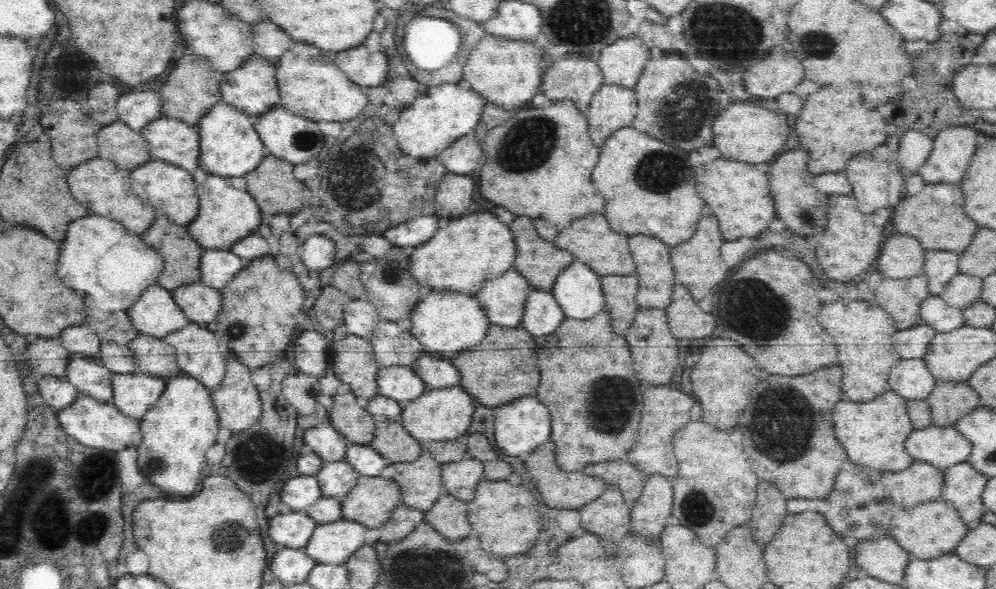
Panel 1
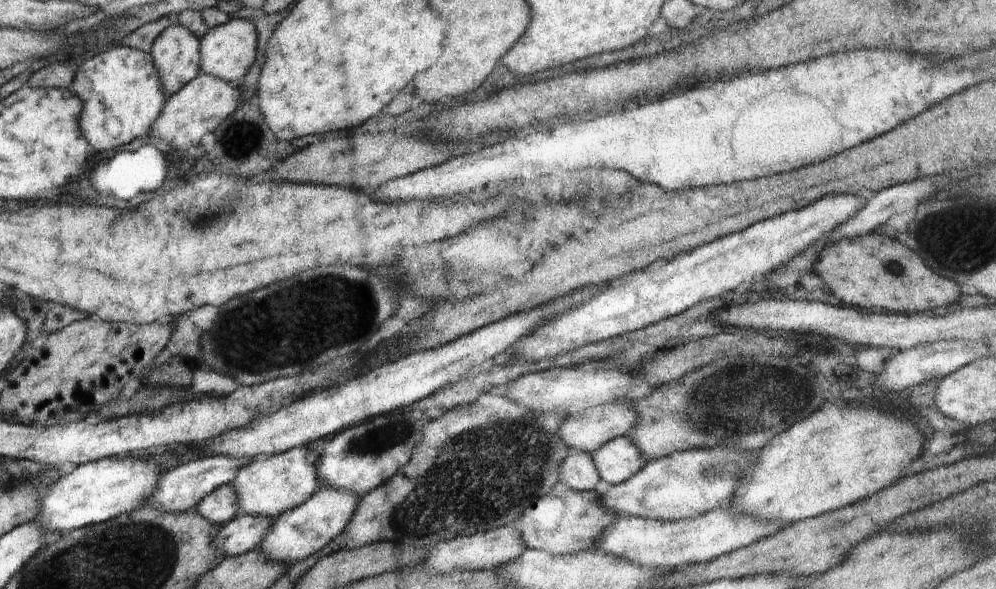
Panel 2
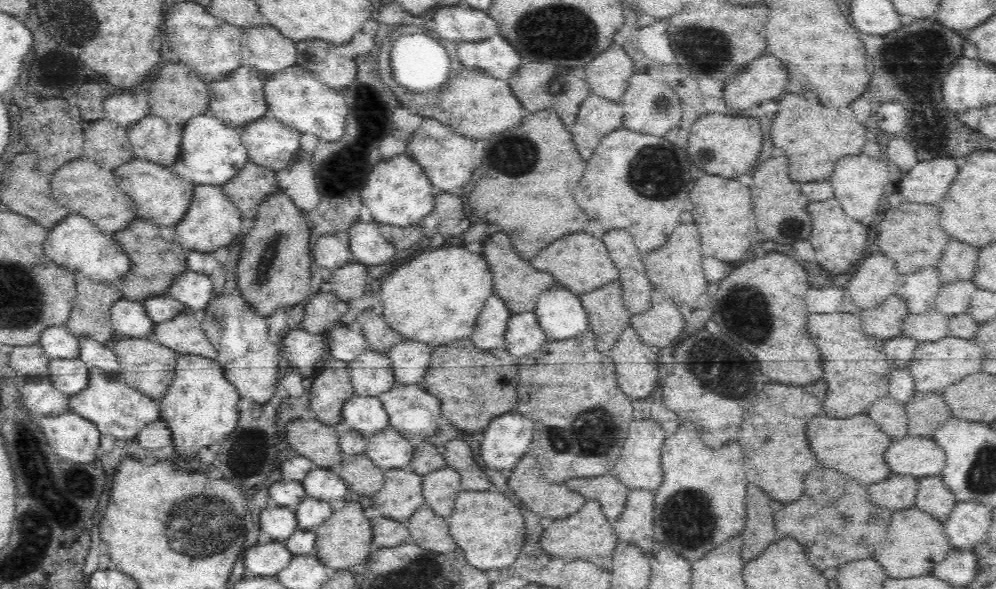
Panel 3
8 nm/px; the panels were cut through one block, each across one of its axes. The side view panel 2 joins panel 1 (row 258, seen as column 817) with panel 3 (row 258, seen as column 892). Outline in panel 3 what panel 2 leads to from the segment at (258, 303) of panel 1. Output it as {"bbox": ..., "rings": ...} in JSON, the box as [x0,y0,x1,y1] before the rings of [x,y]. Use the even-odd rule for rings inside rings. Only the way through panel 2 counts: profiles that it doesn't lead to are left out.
{"bbox":[237,191,312,317],"rings":[[[284,191],[269,194],[257,207],[253,227],[246,231],[237,263],[237,286],[242,297],[252,305],[256,313],[269,317],[278,308],[292,308],[310,298],[310,264],[312,264],[310,240],[311,228],[306,223],[307,214],[300,211]]]}

